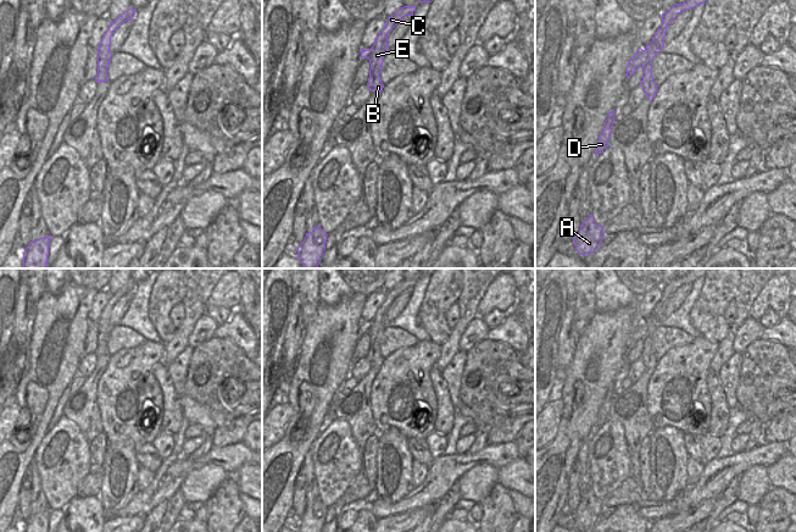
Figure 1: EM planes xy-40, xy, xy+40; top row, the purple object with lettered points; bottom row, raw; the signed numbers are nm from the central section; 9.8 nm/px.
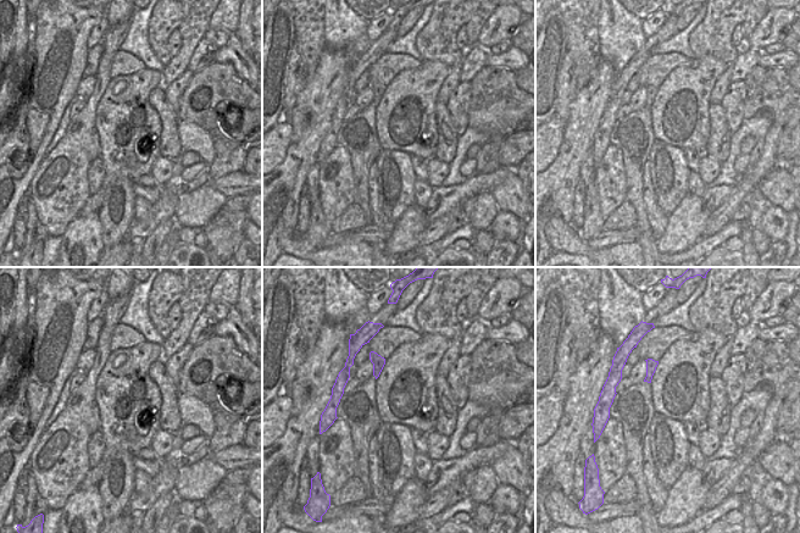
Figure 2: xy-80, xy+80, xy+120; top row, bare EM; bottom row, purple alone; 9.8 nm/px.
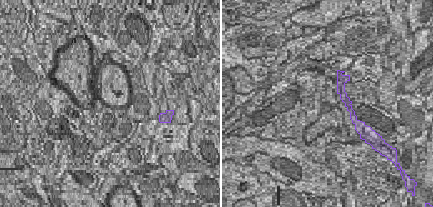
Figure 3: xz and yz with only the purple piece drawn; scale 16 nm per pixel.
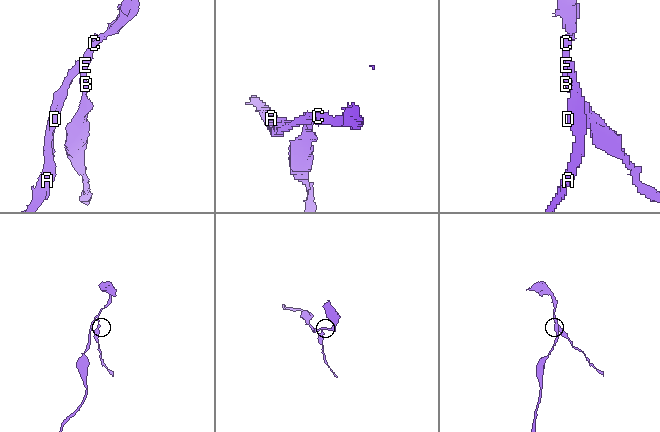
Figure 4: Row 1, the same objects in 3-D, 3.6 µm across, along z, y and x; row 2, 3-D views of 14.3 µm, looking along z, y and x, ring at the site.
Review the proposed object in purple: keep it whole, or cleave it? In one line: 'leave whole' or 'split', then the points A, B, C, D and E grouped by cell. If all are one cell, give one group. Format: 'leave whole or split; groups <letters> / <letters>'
split; groups A D / B C E

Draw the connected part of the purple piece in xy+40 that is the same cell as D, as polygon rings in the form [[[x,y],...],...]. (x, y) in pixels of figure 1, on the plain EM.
[[[612,383],[612,384],[608,387],[608,390],[607,390],[607,393],[606,393],[606,395],[605,395],[605,400],[603,400],[603,403],[602,403],[600,410],[599,410],[597,421],[596,421],[596,423],[595,423],[595,428],[596,428],[596,430],[597,430],[600,426],[602,426],[606,420],[609,419],[609,417],[608,417],[608,411],[609,411],[609,408],[611,408],[611,405],[612,405],[612,399],[613,399],[613,397],[616,395],[616,394],[614,394],[614,386],[616,386],[616,384]]]

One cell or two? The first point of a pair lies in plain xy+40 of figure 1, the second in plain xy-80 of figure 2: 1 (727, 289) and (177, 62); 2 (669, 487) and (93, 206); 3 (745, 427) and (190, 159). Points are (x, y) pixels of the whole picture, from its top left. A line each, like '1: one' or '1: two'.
1: two
2: two
3: one

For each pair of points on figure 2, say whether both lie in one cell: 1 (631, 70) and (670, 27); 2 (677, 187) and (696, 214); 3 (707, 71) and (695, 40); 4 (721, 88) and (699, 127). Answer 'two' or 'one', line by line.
1: one
2: two
3: two
4: two

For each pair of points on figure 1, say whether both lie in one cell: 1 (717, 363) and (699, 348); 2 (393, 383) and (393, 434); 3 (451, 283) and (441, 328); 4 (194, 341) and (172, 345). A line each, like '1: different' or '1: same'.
1: different
2: different
3: same
4: different

